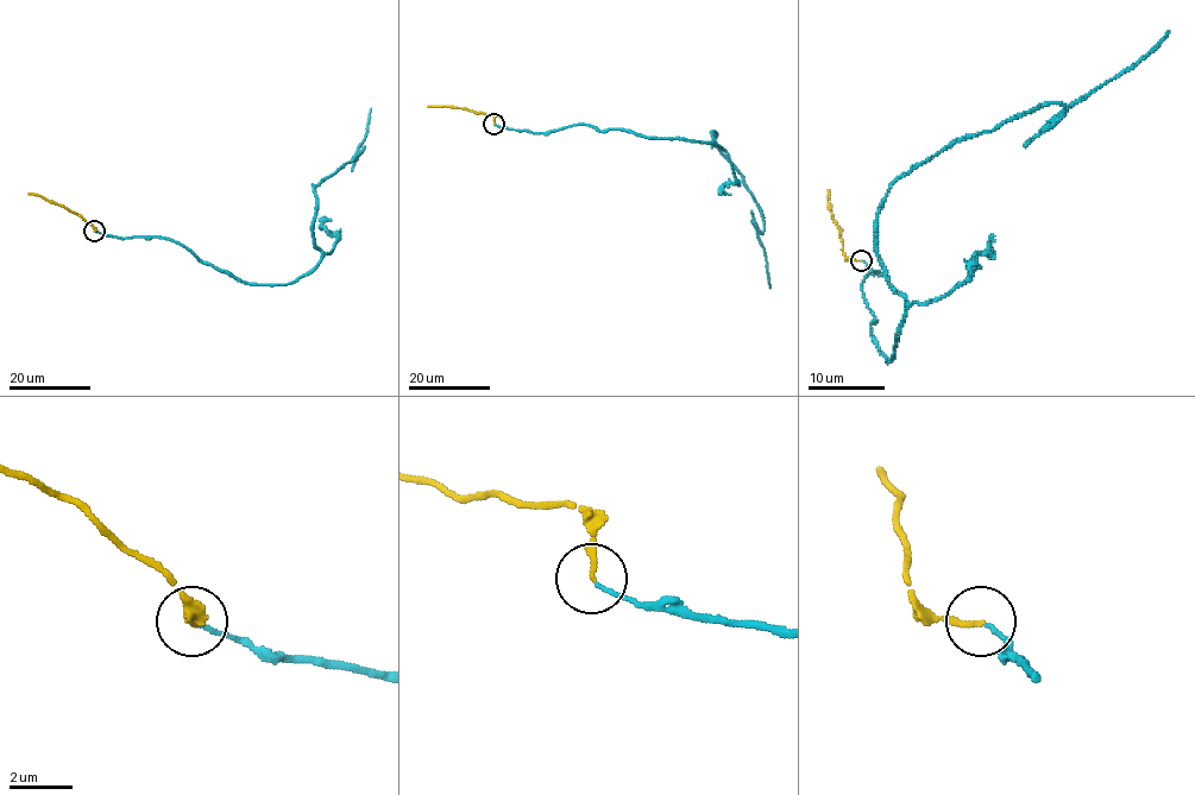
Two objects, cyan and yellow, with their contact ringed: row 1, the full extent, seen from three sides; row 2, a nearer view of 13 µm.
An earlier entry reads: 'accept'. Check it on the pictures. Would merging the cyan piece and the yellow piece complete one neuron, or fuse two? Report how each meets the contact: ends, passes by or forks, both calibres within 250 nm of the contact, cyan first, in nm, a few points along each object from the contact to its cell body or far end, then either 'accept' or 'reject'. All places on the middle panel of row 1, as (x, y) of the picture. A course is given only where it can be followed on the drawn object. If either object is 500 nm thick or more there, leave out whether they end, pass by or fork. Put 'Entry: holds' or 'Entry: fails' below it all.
cyan ends | yellow ends | 110/160 nm | cyan via (495, 124), (532, 132), (590, 124), (721, 146), (715, 132), (763, 219), (758, 237), (771, 288) | yellow via (495, 124), (491, 114), (428, 106) | accept
Entry: holds

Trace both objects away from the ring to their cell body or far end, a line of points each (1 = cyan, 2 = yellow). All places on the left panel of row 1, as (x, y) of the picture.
1: (95, 231), (176, 241), (249, 283), (295, 282), (321, 254), (314, 189), (364, 149), (358, 152), (371, 108)
2: (95, 231), (63, 206), (29, 193)

